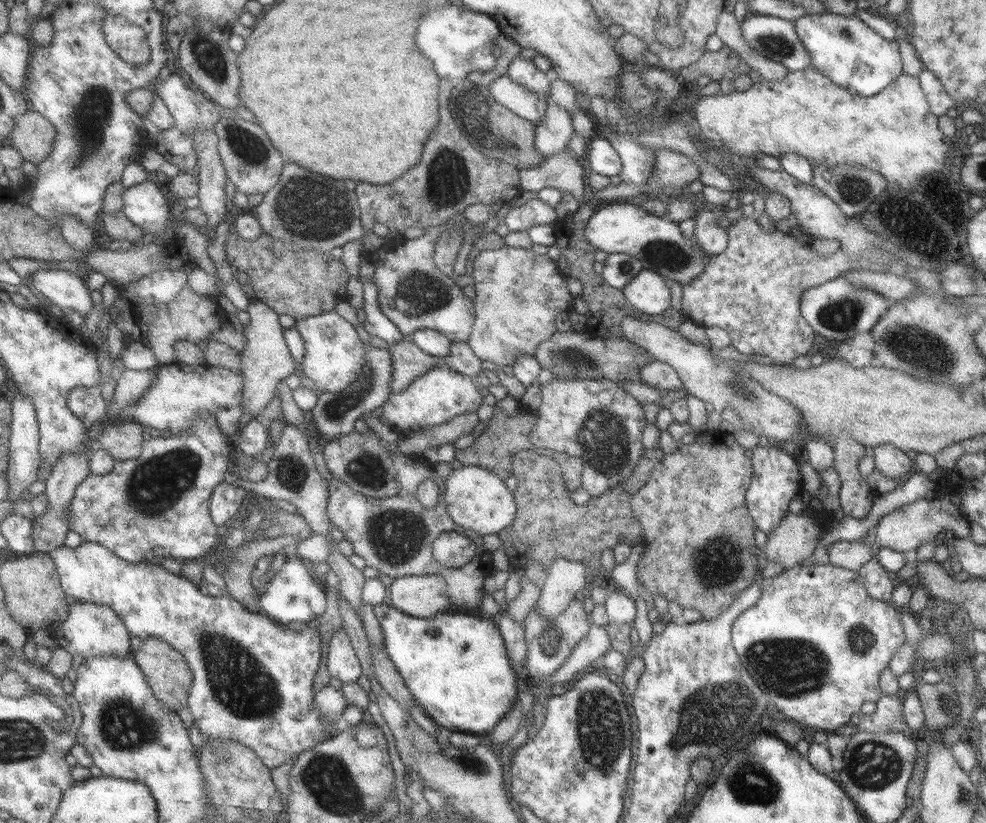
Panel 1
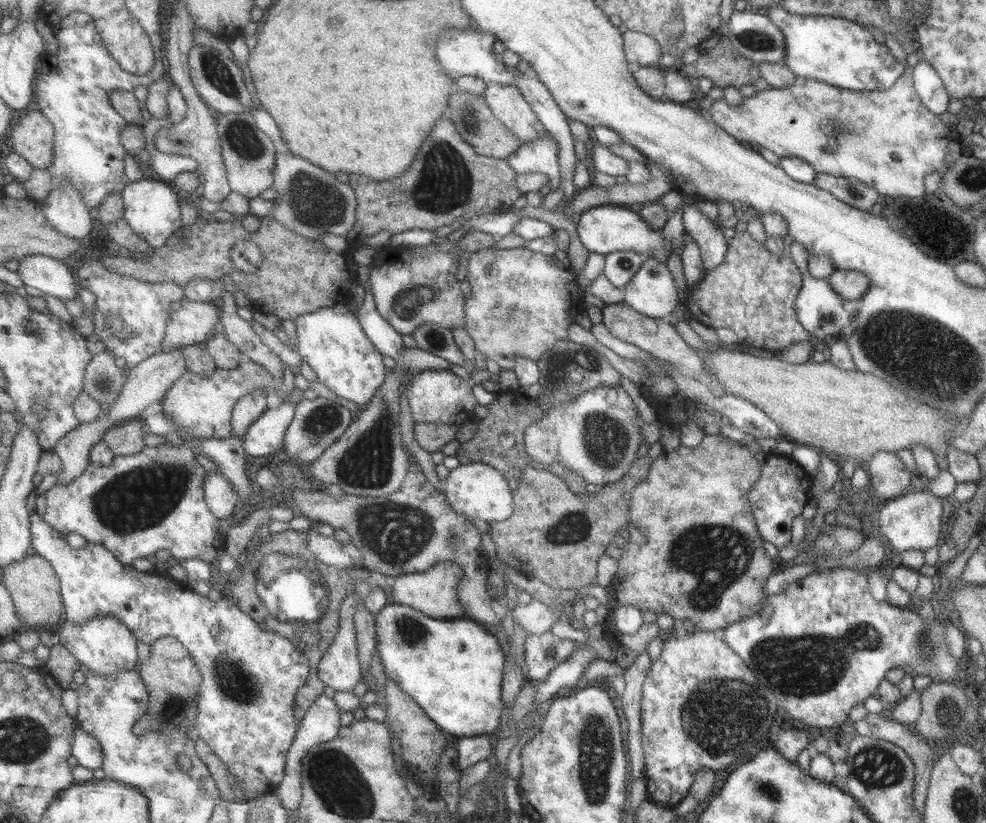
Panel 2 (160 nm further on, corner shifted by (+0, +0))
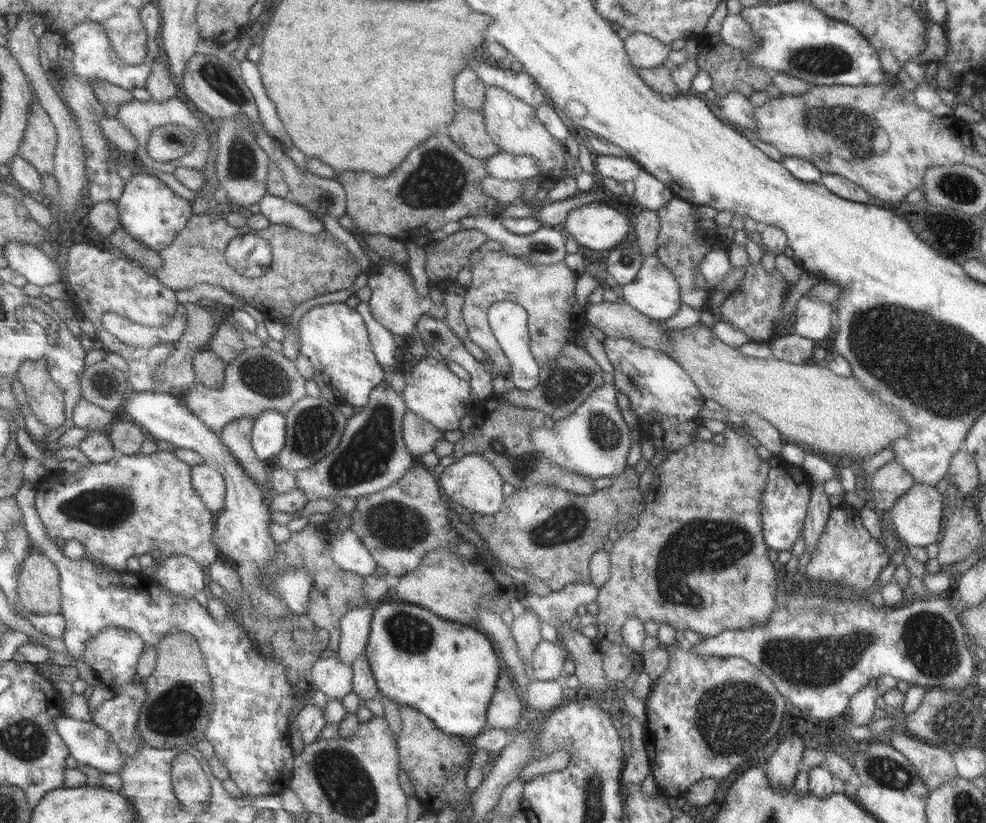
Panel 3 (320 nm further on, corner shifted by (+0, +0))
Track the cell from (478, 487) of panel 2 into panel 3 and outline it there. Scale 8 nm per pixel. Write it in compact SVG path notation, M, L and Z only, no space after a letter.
M469 454L459 461L455 460L454 463L444 468L439 477L439 483L448 498L472 513L497 514L504 509L503 484L505 481L495 466L482 455Z

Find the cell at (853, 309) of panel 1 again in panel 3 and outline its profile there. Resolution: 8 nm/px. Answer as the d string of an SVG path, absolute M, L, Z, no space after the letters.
M804 294L795 305L791 331L819 342L831 330L829 314L832 311L831 304L823 304Z

